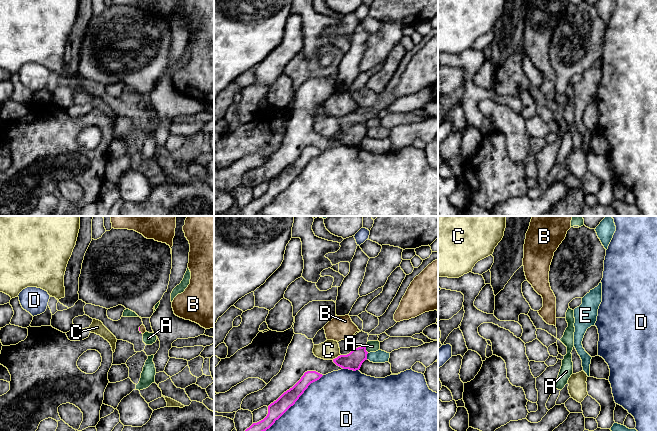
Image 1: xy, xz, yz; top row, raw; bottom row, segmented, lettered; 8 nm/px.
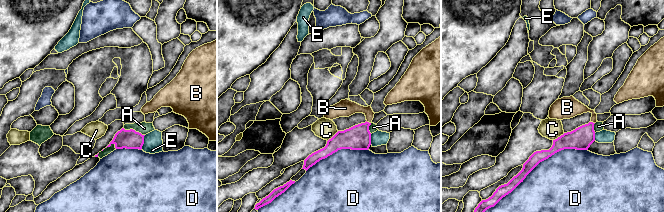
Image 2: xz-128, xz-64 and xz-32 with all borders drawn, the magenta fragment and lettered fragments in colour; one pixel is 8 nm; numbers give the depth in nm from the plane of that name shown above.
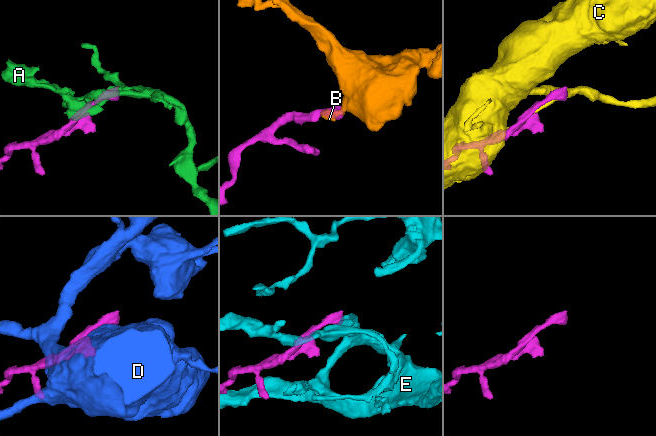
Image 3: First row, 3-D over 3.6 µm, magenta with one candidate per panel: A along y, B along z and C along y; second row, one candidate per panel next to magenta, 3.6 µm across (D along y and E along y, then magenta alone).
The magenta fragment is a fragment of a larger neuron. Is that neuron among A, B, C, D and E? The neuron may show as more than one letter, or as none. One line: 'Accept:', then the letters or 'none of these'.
Accept: B

